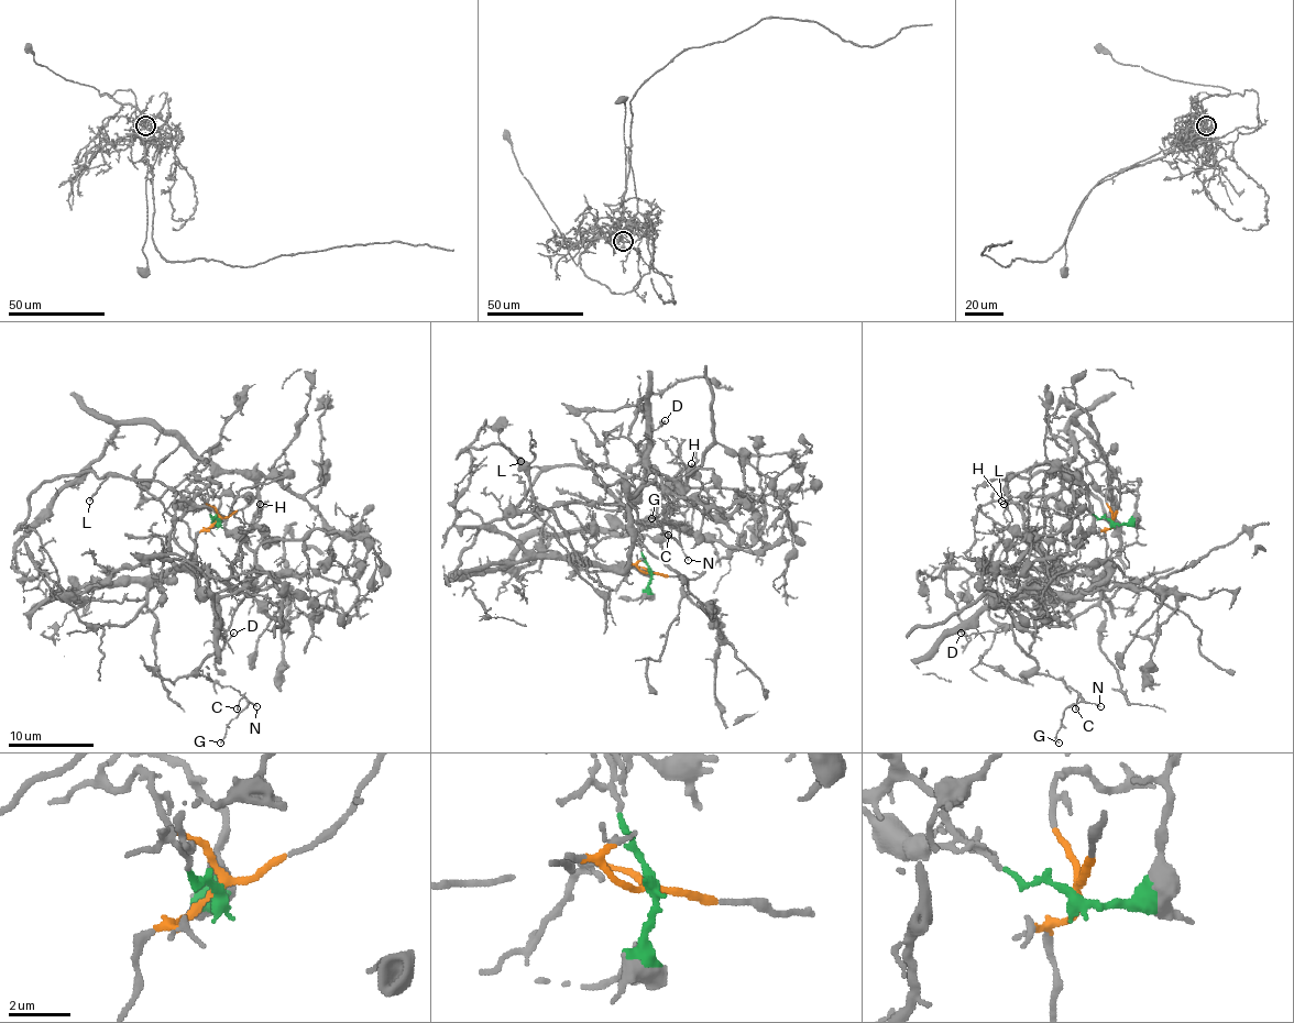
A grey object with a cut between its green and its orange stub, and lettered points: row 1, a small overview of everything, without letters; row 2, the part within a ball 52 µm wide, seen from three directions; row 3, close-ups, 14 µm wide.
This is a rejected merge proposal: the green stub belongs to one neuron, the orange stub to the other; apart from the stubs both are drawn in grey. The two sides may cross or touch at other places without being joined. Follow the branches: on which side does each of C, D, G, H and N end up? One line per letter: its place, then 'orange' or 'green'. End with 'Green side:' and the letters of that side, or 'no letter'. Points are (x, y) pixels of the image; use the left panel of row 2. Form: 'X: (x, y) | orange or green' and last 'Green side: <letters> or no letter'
C: (237, 708) | orange
D: (233, 633) | orange
G: (220, 743) | orange
H: (260, 504) | green
N: (256, 706) | orange
Green side: H

